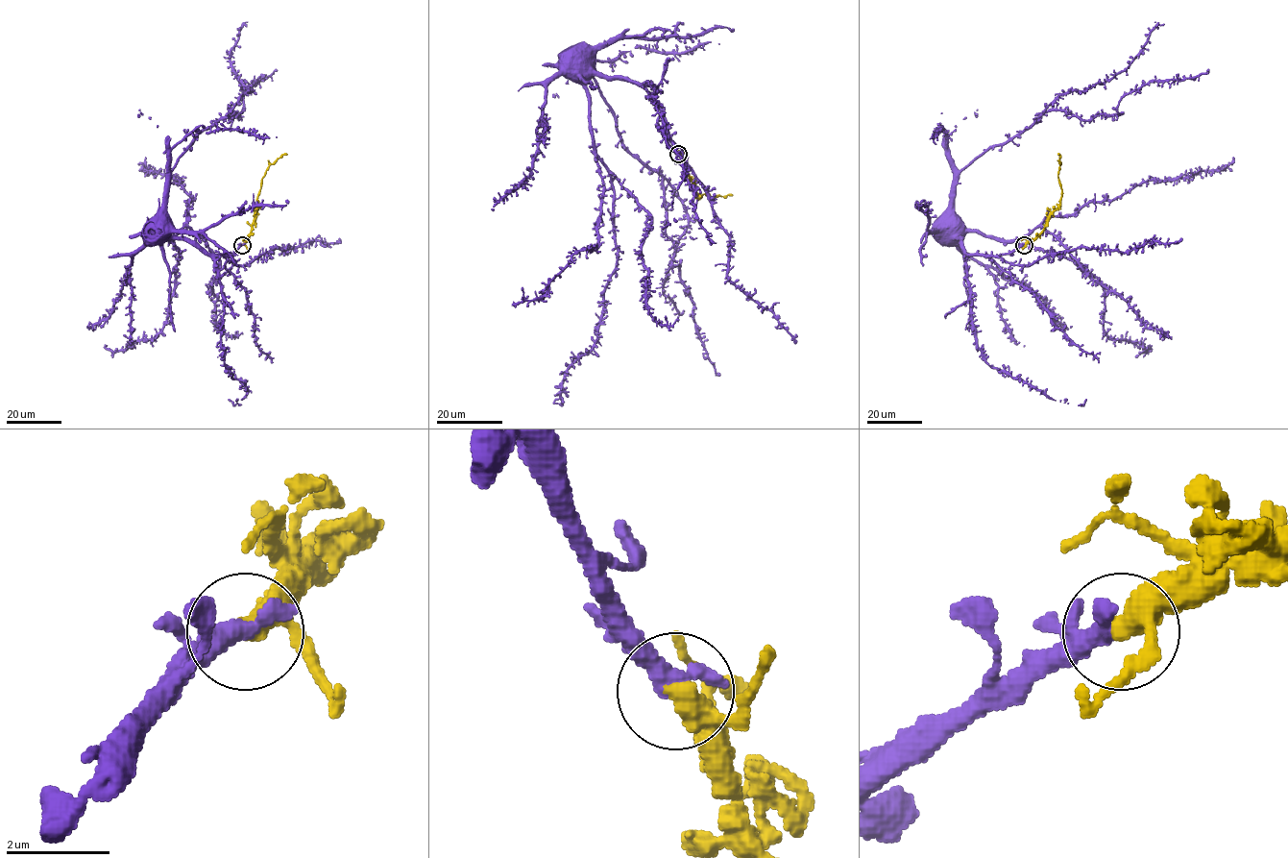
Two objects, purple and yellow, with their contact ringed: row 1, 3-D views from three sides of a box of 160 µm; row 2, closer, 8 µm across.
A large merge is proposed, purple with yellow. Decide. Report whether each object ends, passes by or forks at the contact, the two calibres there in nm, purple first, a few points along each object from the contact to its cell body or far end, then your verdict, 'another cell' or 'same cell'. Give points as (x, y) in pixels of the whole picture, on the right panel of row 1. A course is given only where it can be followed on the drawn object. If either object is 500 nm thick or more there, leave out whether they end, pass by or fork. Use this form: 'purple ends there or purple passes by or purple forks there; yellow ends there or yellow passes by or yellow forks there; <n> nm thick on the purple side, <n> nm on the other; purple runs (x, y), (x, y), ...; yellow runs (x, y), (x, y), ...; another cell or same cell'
purple passes by; yellow passes by; 280 nm thick on the purple side, 360 nm on the other; purple runs (1024, 244), (996, 256), (969, 255), (958, 239), (954, 244); yellow runs (1024, 244), (1043, 230), (1047, 217), (1059, 204), (1059, 154); same cell

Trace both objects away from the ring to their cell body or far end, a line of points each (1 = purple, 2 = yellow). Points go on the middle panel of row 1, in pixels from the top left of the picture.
1: (678, 153), (668, 135), (665, 111), (643, 88), (621, 77), (565, 69)
2: (678, 153), (697, 199), (705, 194), (732, 195)

